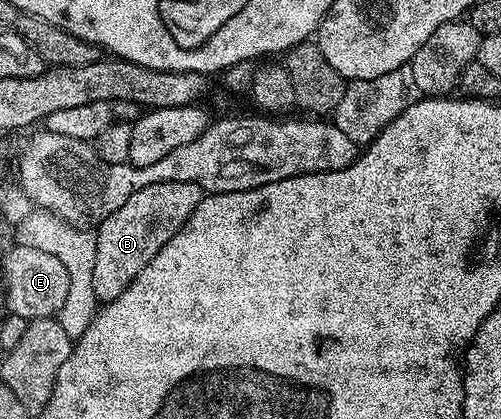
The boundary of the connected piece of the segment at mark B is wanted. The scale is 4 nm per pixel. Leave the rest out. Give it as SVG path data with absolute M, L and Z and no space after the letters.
M168 182L144 186L144 190L136 190L136 194L132 194L132 198L128 198L128 202L124 202L124 206L116 210L116 214L104 218L101 224L97 225L96 266L92 274L92 290L96 290L99 301L115 300L120 298L120 294L124 294L124 290L128 290L136 274L140 274L140 270L144 270L144 266L148 266L148 262L156 258L158 251L185 226L188 218L196 210L196 206L200 206L203 195L203 190L198 184Z

